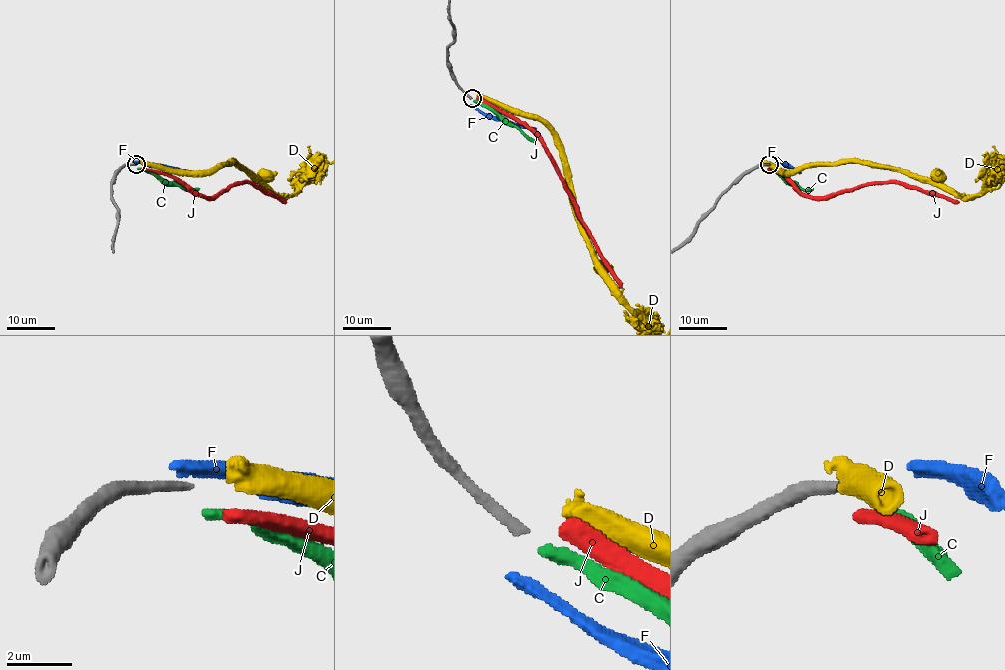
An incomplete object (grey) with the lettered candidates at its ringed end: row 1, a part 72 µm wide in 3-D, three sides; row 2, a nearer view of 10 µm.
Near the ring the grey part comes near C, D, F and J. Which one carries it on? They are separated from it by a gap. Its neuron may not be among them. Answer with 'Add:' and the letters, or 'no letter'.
Add: no letter

